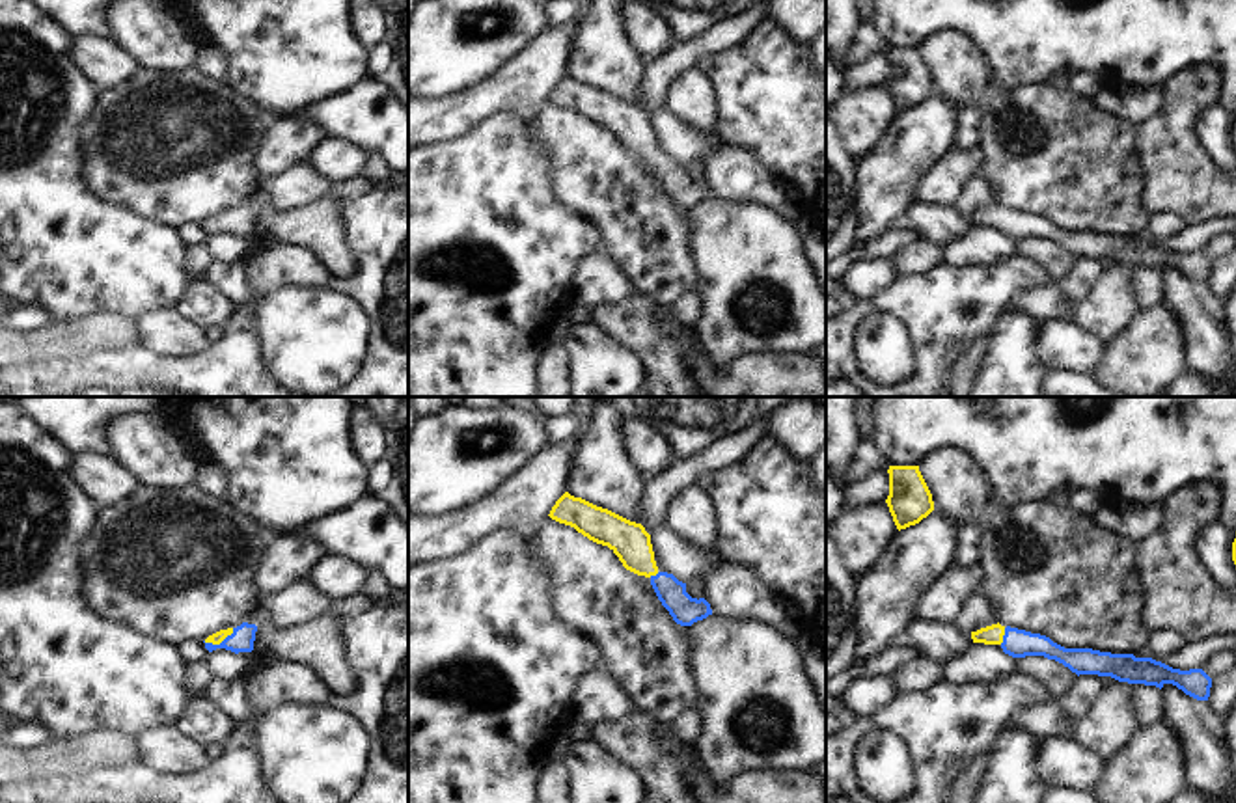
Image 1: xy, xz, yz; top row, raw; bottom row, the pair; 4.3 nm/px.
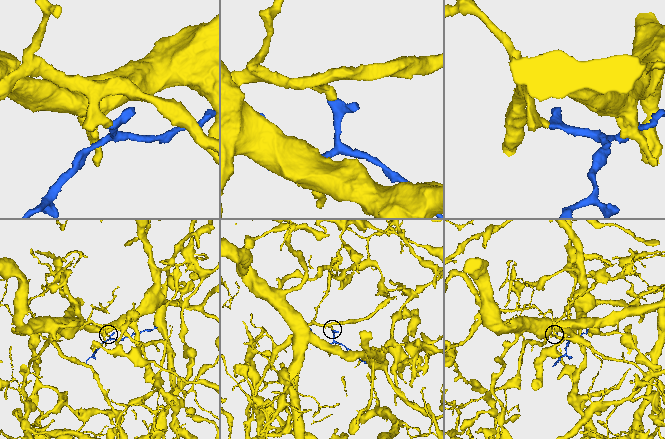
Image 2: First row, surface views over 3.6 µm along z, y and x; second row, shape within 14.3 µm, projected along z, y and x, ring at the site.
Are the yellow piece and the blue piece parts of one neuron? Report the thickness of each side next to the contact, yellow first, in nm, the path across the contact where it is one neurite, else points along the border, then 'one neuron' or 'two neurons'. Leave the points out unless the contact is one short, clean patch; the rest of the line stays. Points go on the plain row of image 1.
50/100 nm | across xy (217, 220), (219, 226), (241, 222) | one neuron

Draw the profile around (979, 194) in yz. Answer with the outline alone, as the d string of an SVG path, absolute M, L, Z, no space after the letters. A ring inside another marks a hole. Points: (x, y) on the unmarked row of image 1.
M973 179L964 196L960 197L960 201L956 203L956 209L960 209L964 214L968 214L969 218L981 211L997 207L997 196L990 184L988 179Z

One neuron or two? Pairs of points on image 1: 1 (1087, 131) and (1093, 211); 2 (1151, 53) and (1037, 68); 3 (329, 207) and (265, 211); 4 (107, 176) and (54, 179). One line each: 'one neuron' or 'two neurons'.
1: one neuron
2: one neuron
3: one neuron
4: two neurons

